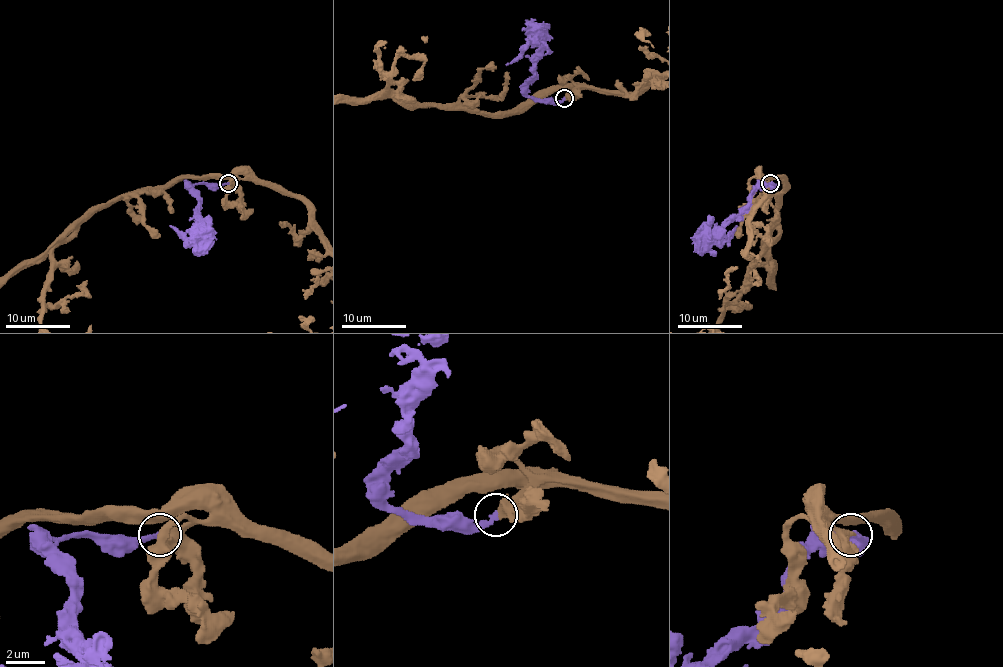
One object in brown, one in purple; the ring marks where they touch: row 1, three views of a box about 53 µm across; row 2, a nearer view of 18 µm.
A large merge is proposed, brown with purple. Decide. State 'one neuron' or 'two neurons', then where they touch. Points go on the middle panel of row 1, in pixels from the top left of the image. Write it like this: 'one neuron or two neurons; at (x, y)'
one neuron; at (564, 98)

